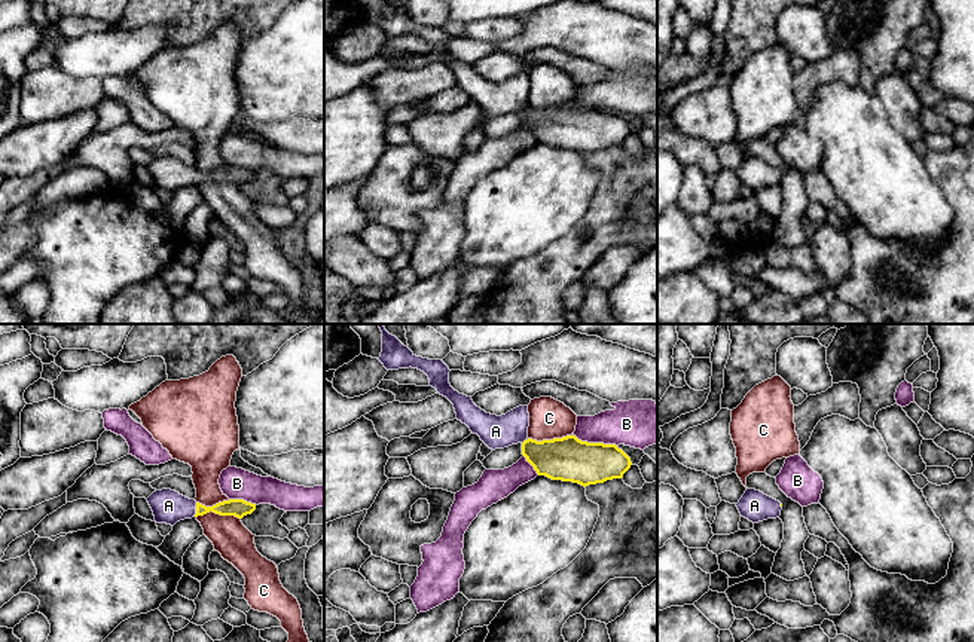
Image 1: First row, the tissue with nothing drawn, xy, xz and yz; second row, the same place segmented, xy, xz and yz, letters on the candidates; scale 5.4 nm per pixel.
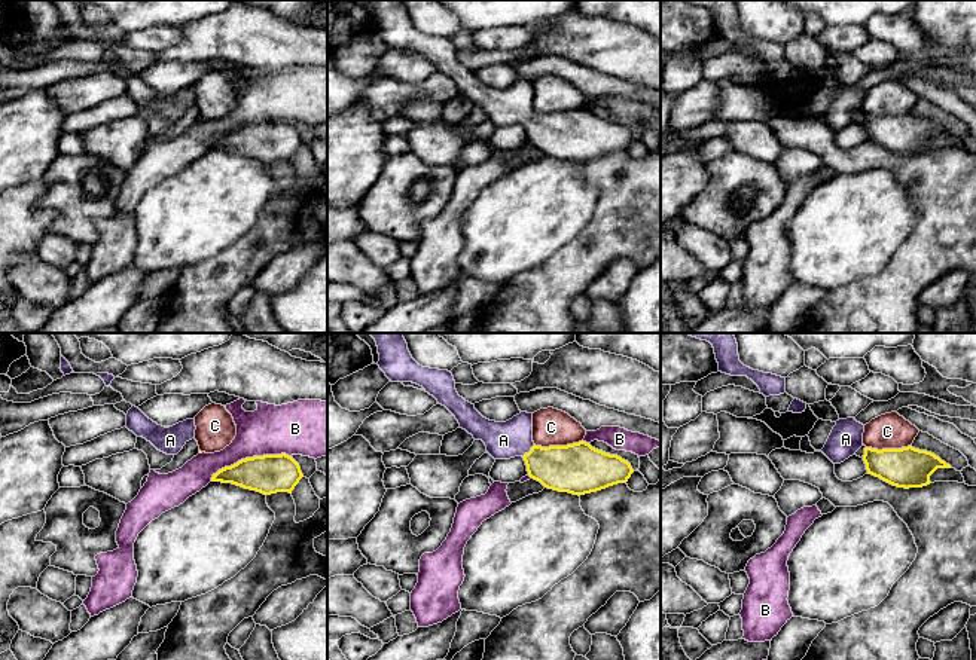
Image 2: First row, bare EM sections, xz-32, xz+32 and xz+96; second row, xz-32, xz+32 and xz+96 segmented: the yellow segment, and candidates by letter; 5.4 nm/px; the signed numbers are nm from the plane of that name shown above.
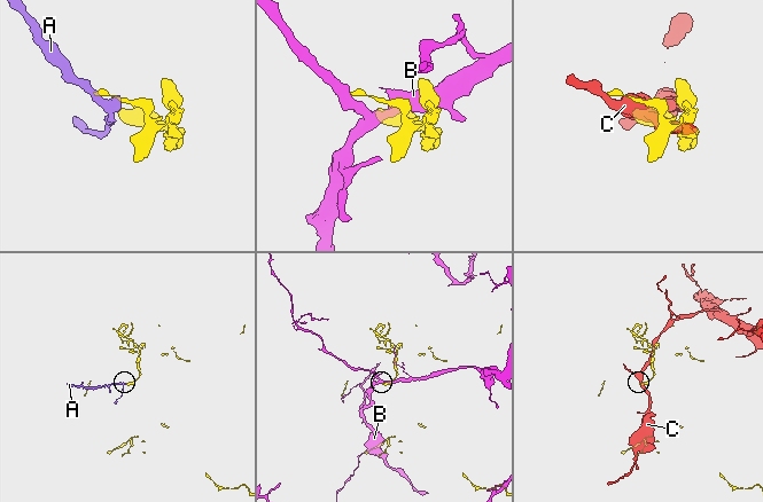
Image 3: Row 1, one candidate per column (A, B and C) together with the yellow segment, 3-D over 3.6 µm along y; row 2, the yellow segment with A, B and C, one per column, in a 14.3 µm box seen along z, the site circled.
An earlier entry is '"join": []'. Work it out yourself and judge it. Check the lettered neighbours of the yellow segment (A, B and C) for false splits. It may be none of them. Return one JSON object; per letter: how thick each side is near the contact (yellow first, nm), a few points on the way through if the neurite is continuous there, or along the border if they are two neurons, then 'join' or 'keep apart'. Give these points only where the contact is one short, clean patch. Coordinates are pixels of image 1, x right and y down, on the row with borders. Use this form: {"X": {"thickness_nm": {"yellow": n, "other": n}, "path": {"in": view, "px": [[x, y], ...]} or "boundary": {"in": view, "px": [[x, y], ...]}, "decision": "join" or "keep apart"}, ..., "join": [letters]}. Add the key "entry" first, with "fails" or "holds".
{"entry": "fails", "A": {"thickness_nm": {"yellow": 100, "other": 180}, "path": {"in": "xy", "px": [[234, 507], [197, 510], [168, 506]]}, "decision": "join"}, "B": {"thickness_nm": {"yellow": 240, "other": 240}, "decision": "keep apart"}, "C": {"thickness_nm": {"yellow": 100, "other": 200}, "decision": "keep apart"}, "join": ["A"]}

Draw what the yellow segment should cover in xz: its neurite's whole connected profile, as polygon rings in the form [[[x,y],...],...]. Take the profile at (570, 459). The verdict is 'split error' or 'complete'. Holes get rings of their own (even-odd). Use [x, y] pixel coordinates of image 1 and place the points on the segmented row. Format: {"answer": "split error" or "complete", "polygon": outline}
{"answer": "split error", "polygon": [[[382,324],[382,352],[379,361],[387,370],[418,369],[430,379],[430,386],[446,397],[455,409],[457,419],[492,450],[522,444],[522,455],[538,476],[573,482],[581,486],[622,479],[630,468],[630,458],[616,444],[587,443],[575,435],[537,441],[528,437],[528,406],[519,406],[497,416],[477,407],[471,397],[459,394],[449,383],[449,367],[442,360],[416,357]]]}

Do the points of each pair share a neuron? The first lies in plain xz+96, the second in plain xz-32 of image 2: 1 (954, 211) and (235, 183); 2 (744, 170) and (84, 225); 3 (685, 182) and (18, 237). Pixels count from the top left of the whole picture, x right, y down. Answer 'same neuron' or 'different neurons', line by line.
1: different neurons
2: same neuron
3: different neurons

